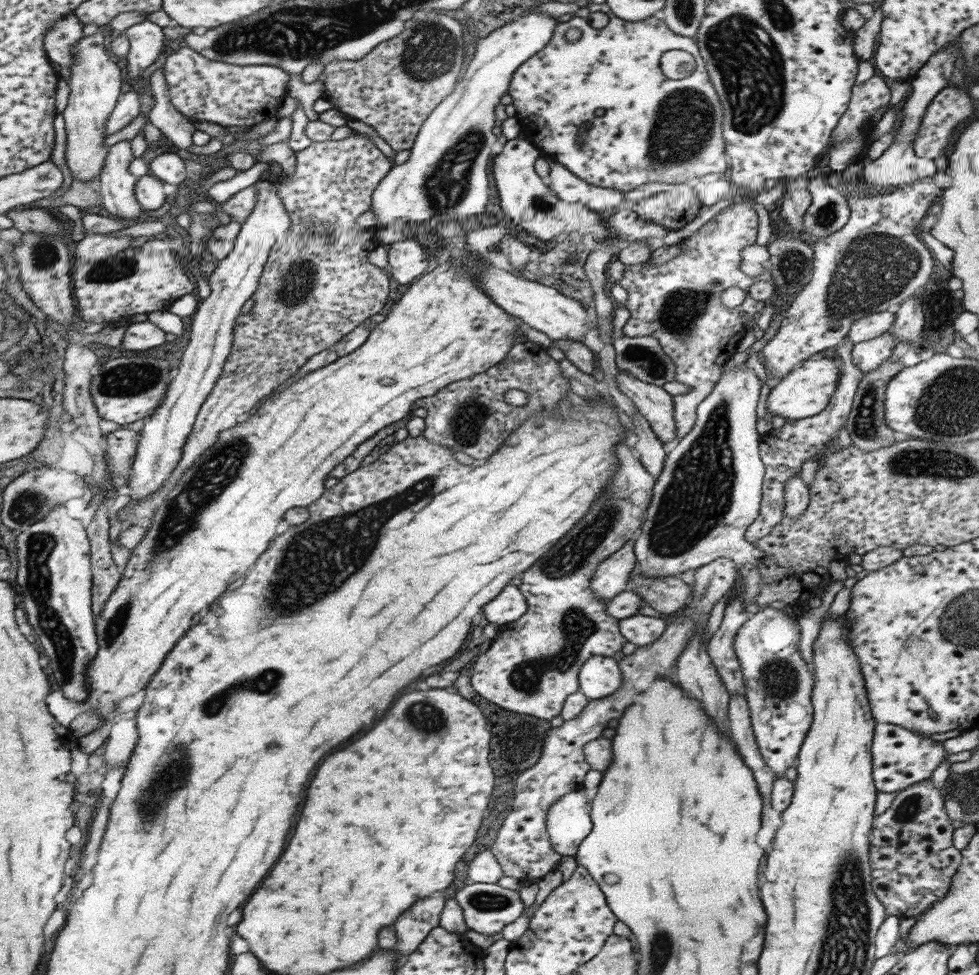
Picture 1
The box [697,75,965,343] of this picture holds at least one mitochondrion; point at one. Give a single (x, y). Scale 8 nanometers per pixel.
(872, 270)

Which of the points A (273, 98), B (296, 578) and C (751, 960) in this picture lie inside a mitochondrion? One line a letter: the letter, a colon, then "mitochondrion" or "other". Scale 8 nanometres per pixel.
A: other
B: mitochondrion
C: other

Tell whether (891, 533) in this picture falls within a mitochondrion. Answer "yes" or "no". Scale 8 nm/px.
no

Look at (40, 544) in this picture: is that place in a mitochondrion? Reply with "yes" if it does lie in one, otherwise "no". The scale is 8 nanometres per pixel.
yes

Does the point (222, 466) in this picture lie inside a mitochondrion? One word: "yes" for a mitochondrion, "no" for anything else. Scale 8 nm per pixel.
yes

